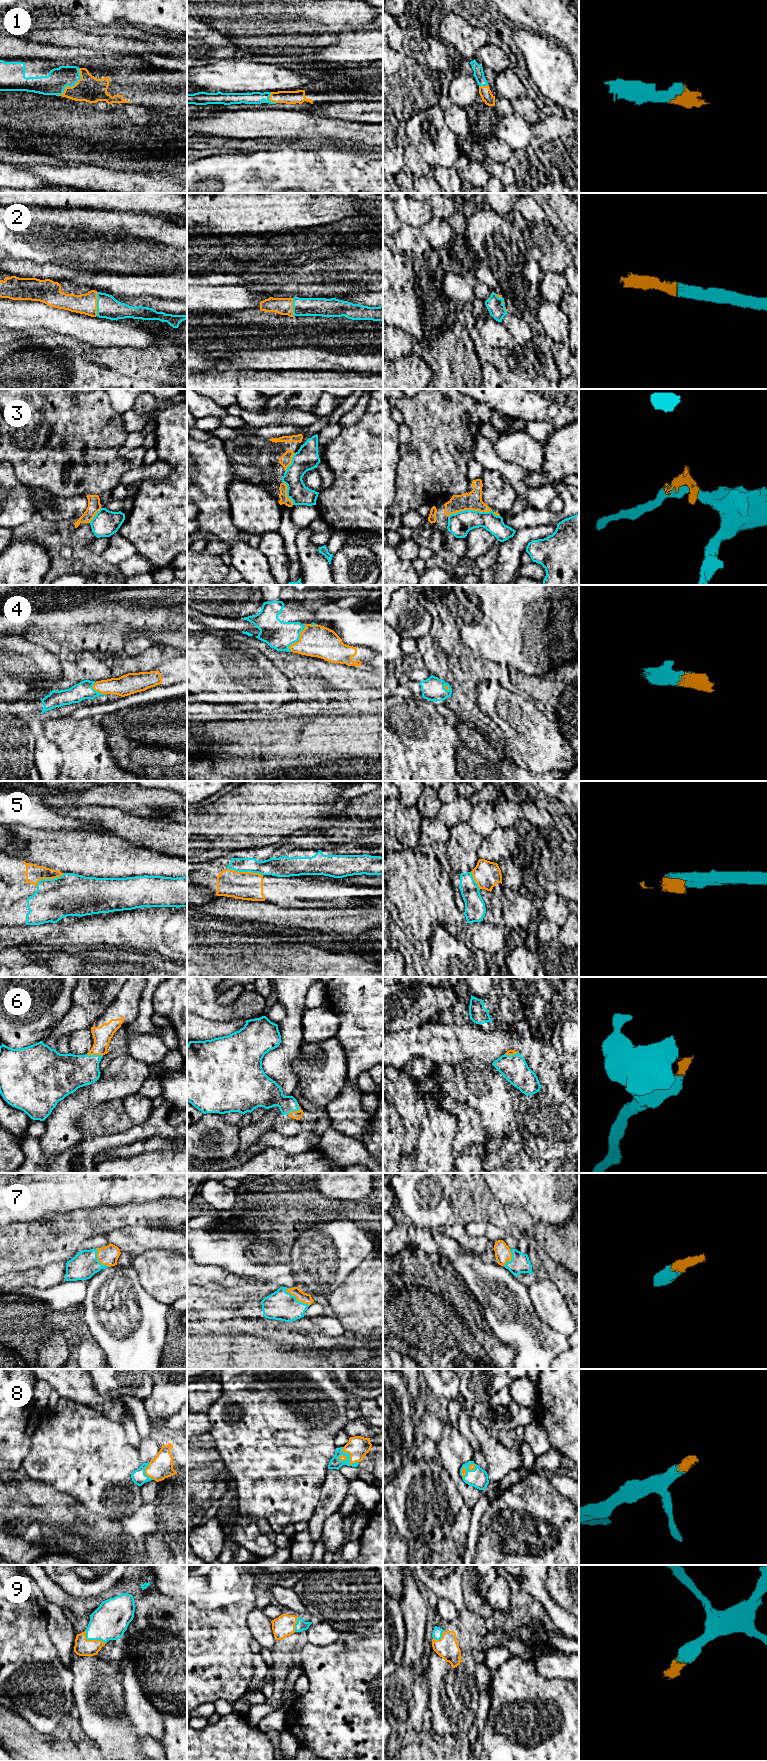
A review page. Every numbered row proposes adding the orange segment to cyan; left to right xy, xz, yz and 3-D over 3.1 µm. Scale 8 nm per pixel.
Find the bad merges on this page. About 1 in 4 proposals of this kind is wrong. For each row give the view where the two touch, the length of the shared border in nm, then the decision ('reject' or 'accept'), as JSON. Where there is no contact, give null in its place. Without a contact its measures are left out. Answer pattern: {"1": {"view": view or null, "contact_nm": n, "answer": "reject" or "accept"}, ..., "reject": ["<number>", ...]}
{"1": {"view": "xy", "contact_nm": 300, "answer": "accept"}, "2": {"view": "xy", "contact_nm": 190, "answer": "accept"}, "3": {"view": "yz", "contact_nm": 360, "answer": "reject"}, "4": {"view": "xz", "contact_nm": 240, "answer": "accept"}, "5": {"view": "xz", "contact_nm": 300, "answer": "reject"}, "6": {"view": "xz", "contact_nm": 130, "answer": "accept"}, "7": {"view": "xz", "contact_nm": 240, "answer": "accept"}, "8": {"view": "xz", "contact_nm": 190, "answer": "accept"}, "9": {"view": "xy", "contact_nm": 200, "answer": "accept"}, "reject": ["3", "5"]}

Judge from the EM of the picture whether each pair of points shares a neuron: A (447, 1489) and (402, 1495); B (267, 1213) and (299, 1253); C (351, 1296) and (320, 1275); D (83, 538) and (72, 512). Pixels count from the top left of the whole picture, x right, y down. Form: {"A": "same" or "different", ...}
{"A": "same", "B": "different", "C": "different", "D": "different"}

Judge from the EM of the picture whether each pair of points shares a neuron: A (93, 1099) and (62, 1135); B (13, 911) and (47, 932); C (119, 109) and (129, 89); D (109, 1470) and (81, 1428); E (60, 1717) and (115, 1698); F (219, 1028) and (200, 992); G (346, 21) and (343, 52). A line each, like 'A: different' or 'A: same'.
A: same
B: different
C: different
D: same
E: different
F: different
G: different

